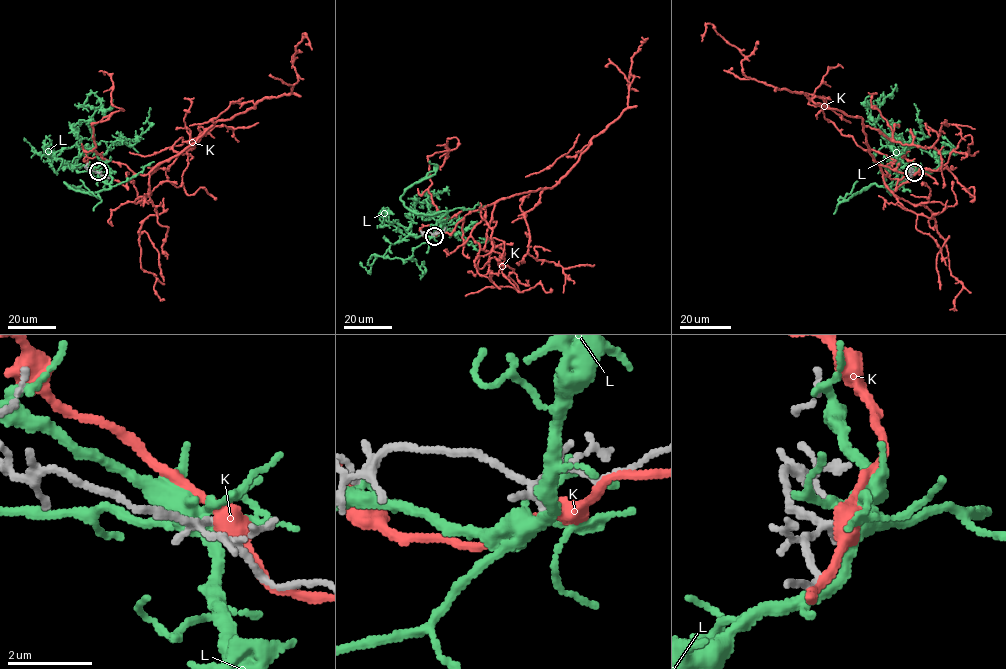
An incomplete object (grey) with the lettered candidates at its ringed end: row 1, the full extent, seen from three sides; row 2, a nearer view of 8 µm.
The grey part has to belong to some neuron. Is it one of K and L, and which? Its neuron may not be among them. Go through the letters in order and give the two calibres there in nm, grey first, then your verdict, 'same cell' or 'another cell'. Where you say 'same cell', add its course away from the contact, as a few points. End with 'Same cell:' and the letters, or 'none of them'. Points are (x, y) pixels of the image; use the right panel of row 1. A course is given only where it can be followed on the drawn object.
K: 150 nm thick on the grey side, 400 nm on the other; another cell
L: 150 nm thick on the grey side, 380 nm on the other; another cell
Same cell: none of them

